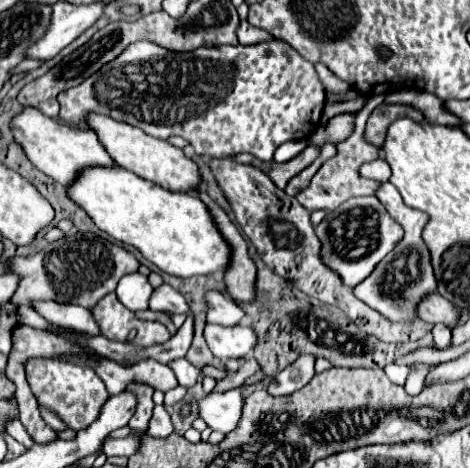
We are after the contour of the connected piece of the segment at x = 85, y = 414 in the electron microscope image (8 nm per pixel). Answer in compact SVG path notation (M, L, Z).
M36 357L36 359L26 361L24 371L26 371L28 385L32 387L32 393L36 395L38 403L56 411L64 419L64 423L74 431L82 431L90 427L92 421L98 419L102 405L110 397L102 379L90 367L80 367L80 365L72 365L72 363L64 363L56 359Z

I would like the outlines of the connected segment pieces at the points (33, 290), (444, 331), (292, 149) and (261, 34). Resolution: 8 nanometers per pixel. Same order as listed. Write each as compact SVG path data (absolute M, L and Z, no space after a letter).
M76 233L46 245L42 251L30 257L12 257L8 261L8 273L20 277L10 303L16 307L32 307L30 301L56 301L94 309L102 297L116 289L124 275L136 273L138 267L140 263L132 253L110 243L108 239L102 239L94 233Z
M434 325L432 335L434 335L434 343L436 343L438 349L448 349L448 345L450 345L450 329L446 325Z
M288 141L288 143L284 143L276 153L274 153L274 157L272 157L272 161L276 161L276 163L286 163L286 161L290 161L292 157L296 157L302 149L306 147L306 141Z
M242 21L238 27L238 41L240 45L254 45L260 41L268 41L268 37L272 37L268 31L258 29L254 25L250 25L248 21Z

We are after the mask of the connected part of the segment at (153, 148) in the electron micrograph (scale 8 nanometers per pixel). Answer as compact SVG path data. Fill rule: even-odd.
M88 113L86 125L98 135L98 141L102 143L102 147L106 149L106 153L110 155L114 165L124 167L124 169L140 175L142 179L154 181L170 191L192 191L192 189L198 189L204 185L196 163L192 159L184 157L182 149L170 145L168 141L150 137L142 129L136 129L124 121L116 121L112 117L106 117L100 113Z

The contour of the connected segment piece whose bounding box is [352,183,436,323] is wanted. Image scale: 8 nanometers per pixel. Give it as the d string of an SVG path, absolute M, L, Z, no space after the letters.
M382 183L376 197L386 207L390 217L396 223L402 225L404 239L392 249L392 253L388 253L376 265L376 269L362 283L358 283L352 289L352 293L360 301L370 305L372 309L382 313L386 319L390 319L394 323L412 323L418 317L420 301L426 295L436 293L436 277L434 277L434 271L432 271L432 265L430 265L430 251L422 241L422 227L426 225L428 219L426 219L426 215L422 211L406 207L400 193L398 193L398 189L392 183Z

